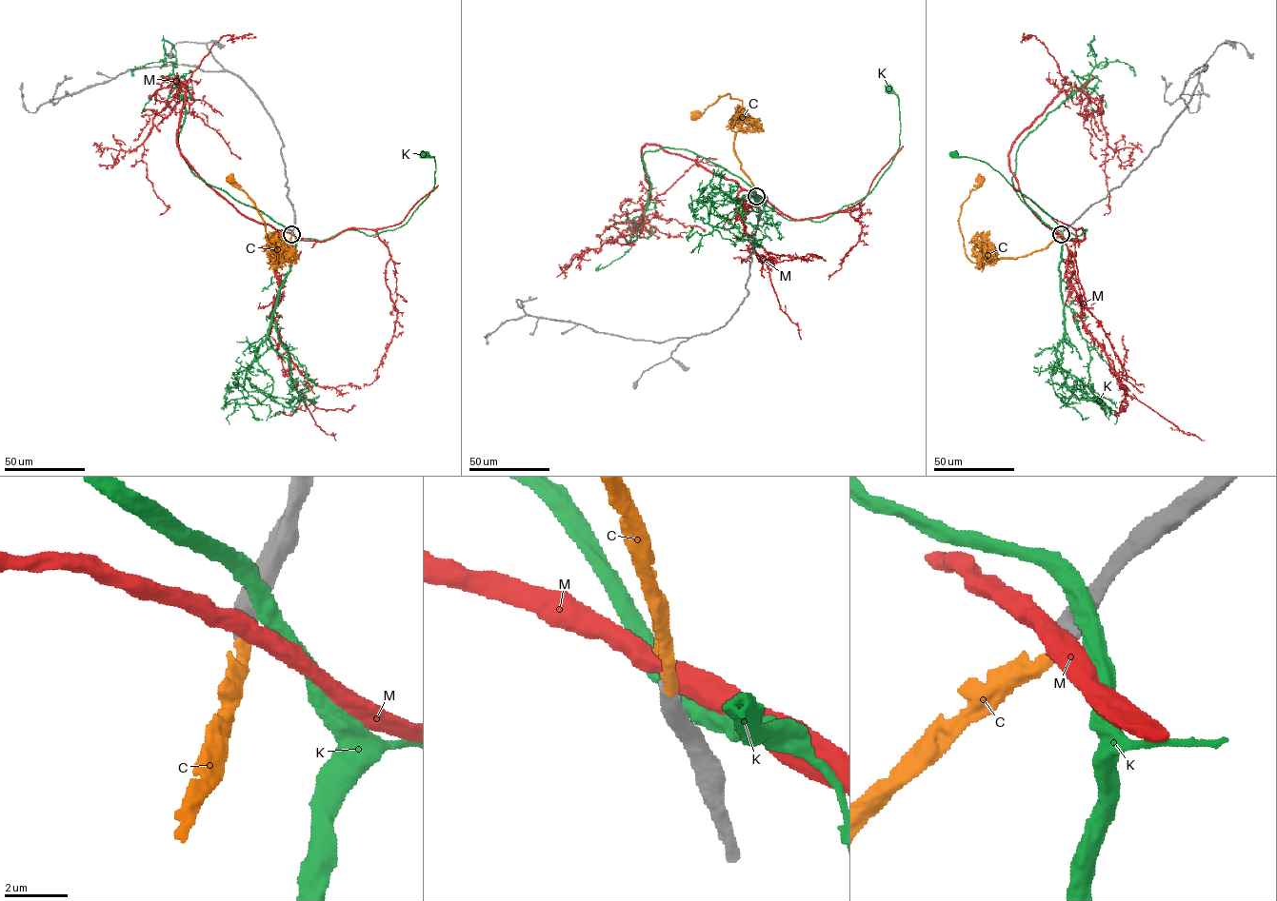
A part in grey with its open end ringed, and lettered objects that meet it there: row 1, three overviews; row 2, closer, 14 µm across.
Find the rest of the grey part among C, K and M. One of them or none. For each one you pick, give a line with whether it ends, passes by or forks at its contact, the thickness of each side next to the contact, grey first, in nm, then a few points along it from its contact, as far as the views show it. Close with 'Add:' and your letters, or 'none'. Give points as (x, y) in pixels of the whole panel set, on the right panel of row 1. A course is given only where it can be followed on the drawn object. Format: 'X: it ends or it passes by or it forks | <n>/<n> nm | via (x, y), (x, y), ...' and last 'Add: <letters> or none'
C: it ends | 600/400 nm | via (1061, 234), (1030, 254), (998, 259), (995, 263), (973, 263), (966, 253), (958, 220), (963, 203), (981, 180)
Add: C

